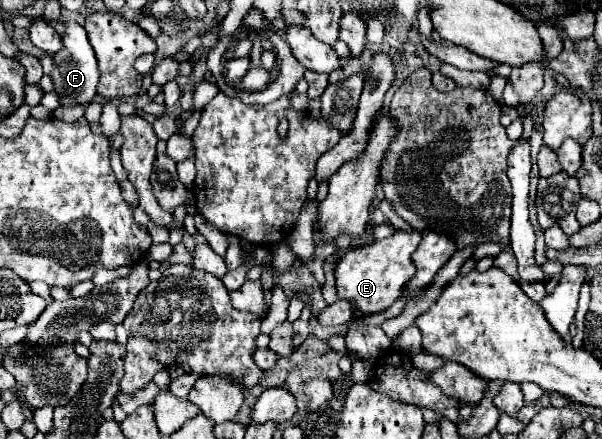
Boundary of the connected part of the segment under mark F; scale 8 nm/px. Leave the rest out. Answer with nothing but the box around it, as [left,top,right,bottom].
[50,22,100,106]

